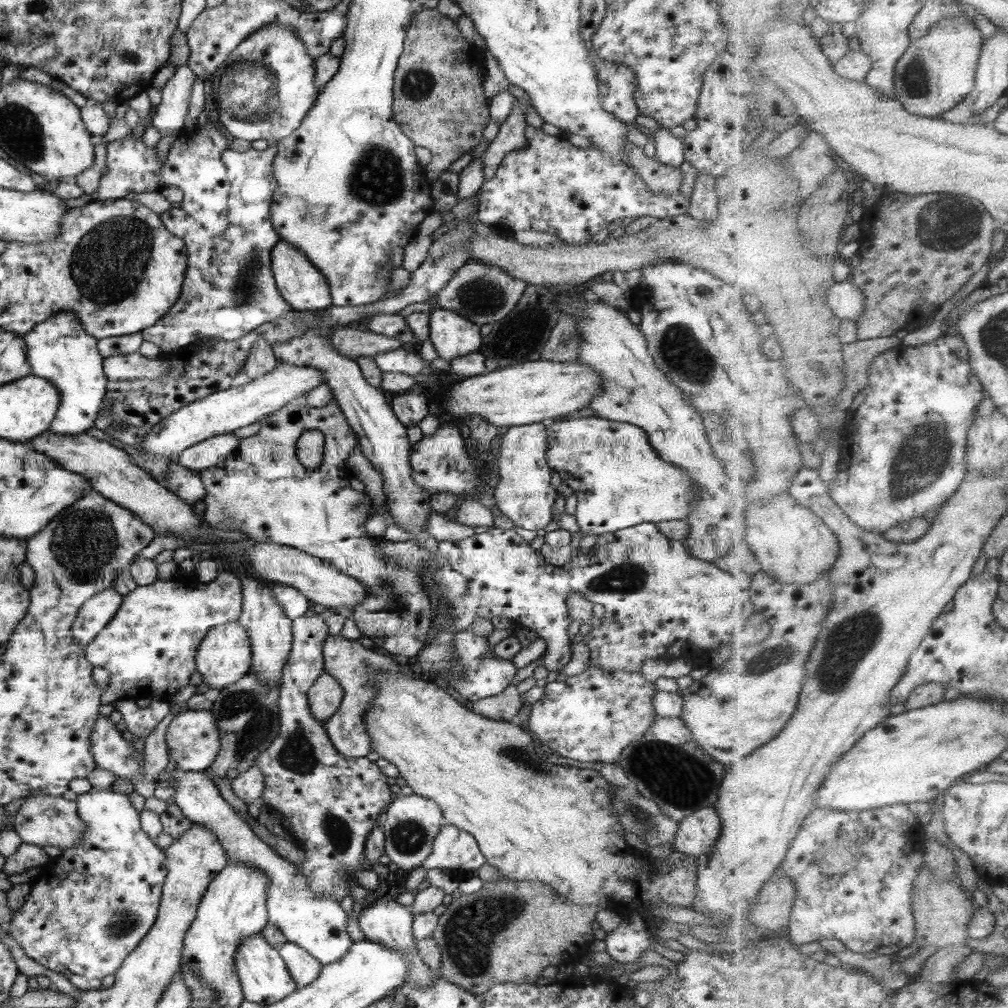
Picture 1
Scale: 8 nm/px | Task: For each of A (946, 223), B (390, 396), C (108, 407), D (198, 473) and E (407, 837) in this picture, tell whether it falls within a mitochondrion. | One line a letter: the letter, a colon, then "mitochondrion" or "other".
A: mitochondrion
B: other
C: other
D: other
E: mitochondrion

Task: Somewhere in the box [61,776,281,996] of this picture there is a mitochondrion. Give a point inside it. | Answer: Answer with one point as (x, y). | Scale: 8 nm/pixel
(122, 922)

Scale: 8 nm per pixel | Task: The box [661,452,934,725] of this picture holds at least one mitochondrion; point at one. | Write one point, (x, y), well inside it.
(849, 642)

